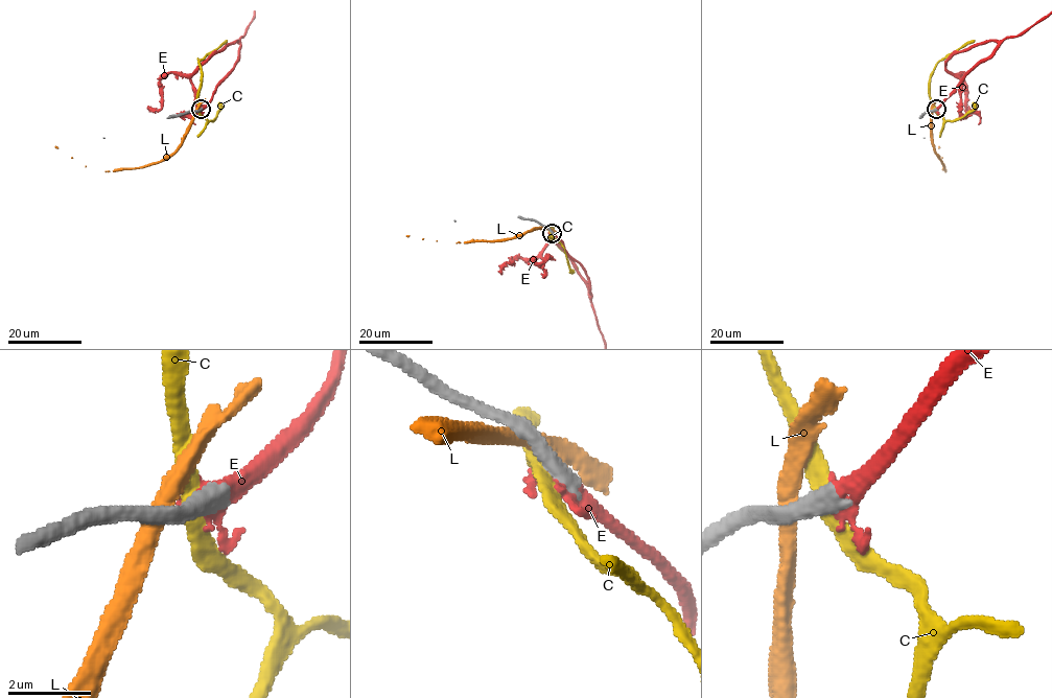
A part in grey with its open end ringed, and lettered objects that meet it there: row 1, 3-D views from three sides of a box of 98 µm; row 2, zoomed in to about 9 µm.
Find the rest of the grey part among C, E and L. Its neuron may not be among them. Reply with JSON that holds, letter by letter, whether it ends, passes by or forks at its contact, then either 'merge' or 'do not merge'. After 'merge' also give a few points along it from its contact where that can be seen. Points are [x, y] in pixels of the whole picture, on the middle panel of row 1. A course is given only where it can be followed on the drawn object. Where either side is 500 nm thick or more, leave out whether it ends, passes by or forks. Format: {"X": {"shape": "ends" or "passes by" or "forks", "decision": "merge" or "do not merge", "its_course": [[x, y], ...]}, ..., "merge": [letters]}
{"C": {"decision": "do not merge"}, "E": {"decision": "merge"}, "L": {"shape": "passes by", "decision": "do not merge"}, "merge": ["E"]}

